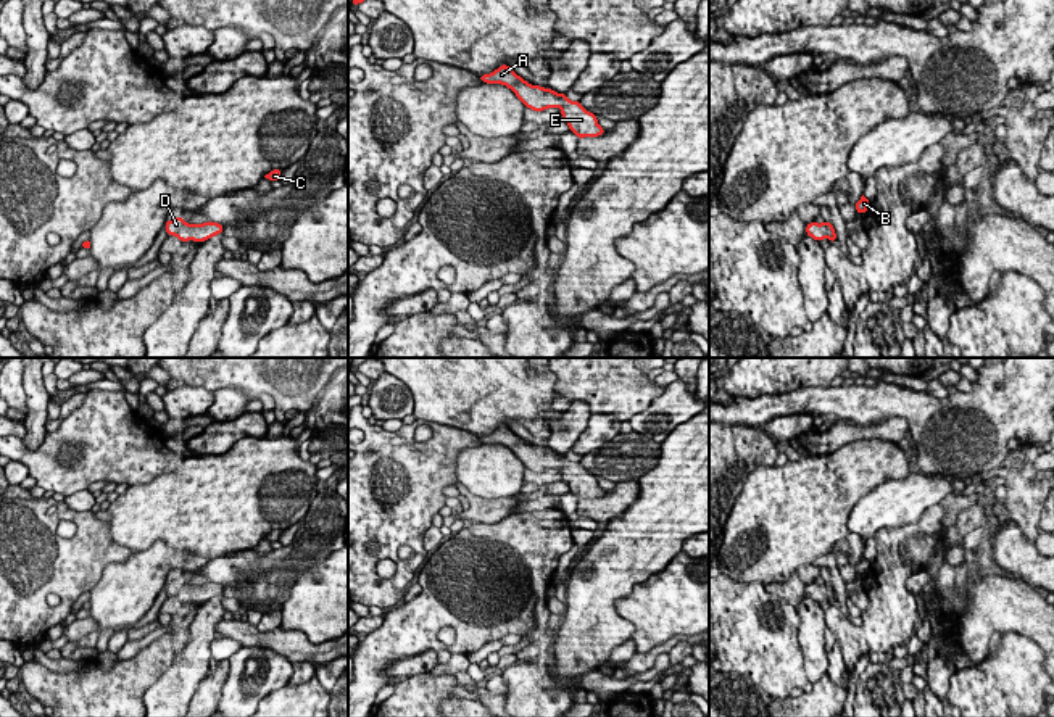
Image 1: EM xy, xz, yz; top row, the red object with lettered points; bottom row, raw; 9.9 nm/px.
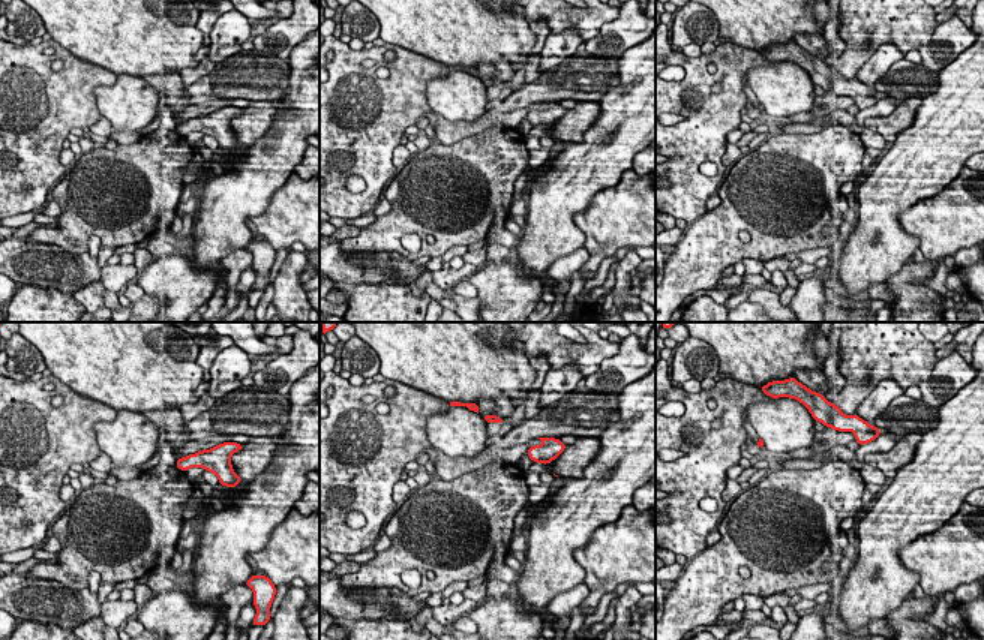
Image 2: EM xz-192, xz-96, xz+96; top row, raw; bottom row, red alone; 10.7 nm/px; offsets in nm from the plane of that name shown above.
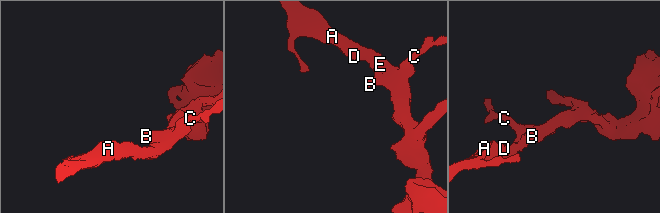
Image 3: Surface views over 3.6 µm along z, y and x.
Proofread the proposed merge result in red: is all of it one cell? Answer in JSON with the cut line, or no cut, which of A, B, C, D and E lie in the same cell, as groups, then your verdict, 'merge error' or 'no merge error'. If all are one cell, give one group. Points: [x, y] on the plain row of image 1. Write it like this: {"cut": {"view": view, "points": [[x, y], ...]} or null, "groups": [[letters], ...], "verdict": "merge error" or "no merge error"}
{"cut": null, "groups": [["A", "B", "C", "D", "E"]], "verdict": "no merge error"}

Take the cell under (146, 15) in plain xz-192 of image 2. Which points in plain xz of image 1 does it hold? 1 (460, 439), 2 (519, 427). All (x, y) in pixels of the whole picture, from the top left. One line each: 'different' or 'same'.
1: different
2: different

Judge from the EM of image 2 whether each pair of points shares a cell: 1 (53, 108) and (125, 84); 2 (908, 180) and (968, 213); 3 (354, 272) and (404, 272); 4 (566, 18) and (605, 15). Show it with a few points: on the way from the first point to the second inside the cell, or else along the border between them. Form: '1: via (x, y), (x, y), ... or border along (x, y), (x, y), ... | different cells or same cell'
1: border along (117, 77), (111, 86), (95, 89), (101, 114) | different cells
2: border along (960, 171), (941, 191), (918, 200), (903, 212) | different cells
3: via (366, 272), (392, 272) | same cell
4: via (575, 18), (596, 15) | same cell

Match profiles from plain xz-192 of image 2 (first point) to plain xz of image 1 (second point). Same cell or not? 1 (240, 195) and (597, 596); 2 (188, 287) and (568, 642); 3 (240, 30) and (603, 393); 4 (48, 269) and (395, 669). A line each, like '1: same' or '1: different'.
1: same
2: different
3: different
4: same

